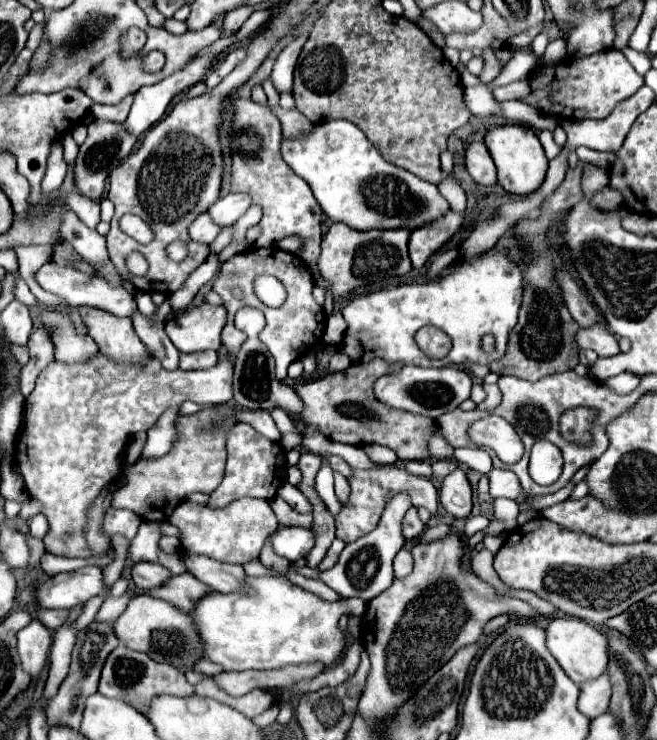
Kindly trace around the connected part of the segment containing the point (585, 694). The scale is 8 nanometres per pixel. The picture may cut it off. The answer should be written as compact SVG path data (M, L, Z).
M601 674L597 680L587 680L585 684L581 684L577 710L591 720L597 718L609 708L609 692L611 684L605 674Z

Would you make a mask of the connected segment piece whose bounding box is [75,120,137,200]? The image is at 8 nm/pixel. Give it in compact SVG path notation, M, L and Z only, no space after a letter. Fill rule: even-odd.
M93 120L87 128L89 128L89 136L79 146L79 156L75 160L75 188L83 196L89 196L91 200L99 200L103 186L105 186L105 176L111 172L111 166L117 166L123 158L131 154L137 142L137 136L129 134L123 124L111 122L111 120Z

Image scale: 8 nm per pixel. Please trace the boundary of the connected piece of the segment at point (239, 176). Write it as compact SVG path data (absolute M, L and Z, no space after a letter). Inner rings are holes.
M247 98L231 100L233 124L231 124L231 192L245 192L251 196L253 204L261 206L263 218L259 222L261 236L255 240L257 248L269 248L273 242L285 236L301 236L305 246L298 253L299 258L317 270L317 258L321 252L321 208L311 194L311 188L303 178L299 178L279 154L281 122L263 104Z

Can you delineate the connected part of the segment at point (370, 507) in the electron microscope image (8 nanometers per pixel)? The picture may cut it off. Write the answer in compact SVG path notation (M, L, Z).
M375 466L369 470L353 470L349 476L349 486L351 486L351 494L349 494L347 502L343 502L341 512L335 516L335 528L337 528L335 536L339 540L343 540L345 544L365 536L371 530L375 530L389 498L397 496L401 492L409 494L411 504L415 508L425 506L431 514L435 514L435 510L437 510L437 488L433 486L433 482L429 478L423 478L423 476L413 476L413 474L405 472L403 468Z

